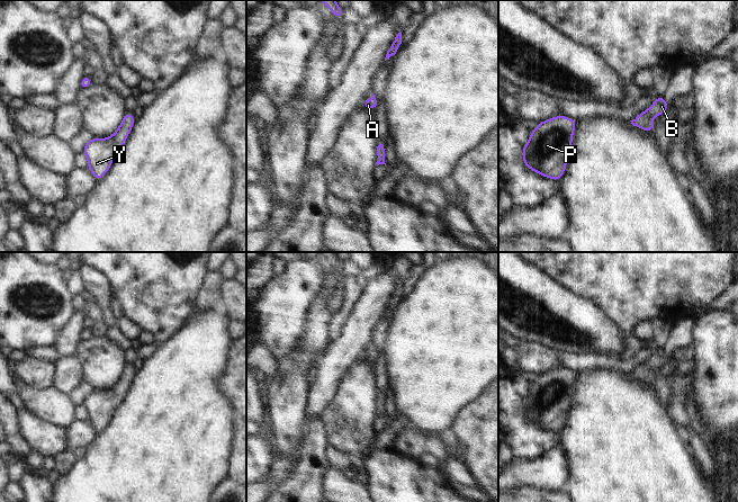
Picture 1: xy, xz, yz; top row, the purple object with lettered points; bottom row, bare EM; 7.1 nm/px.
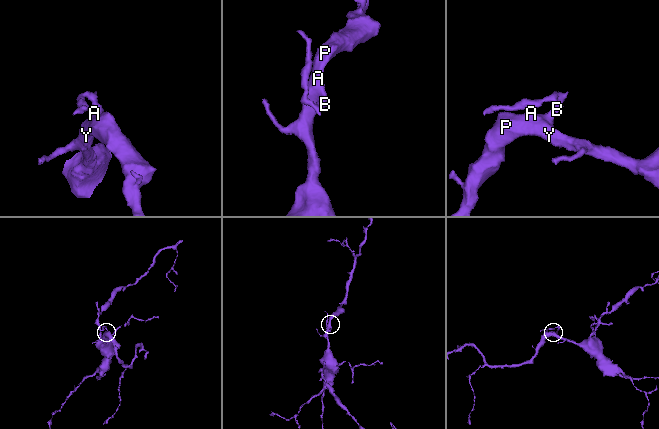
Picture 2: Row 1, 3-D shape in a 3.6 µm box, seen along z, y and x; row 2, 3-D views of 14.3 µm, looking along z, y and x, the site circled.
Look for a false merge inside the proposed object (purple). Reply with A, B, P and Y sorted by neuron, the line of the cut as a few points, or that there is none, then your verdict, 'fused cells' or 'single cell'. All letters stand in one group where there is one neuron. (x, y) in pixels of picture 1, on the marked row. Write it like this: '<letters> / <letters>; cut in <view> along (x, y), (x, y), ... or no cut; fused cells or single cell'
A B P Y; no cut; single cell

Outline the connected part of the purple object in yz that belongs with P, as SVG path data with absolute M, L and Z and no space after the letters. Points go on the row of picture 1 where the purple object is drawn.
M559 115L538 123L522 150L524 165L559 181L572 152L576 119Z

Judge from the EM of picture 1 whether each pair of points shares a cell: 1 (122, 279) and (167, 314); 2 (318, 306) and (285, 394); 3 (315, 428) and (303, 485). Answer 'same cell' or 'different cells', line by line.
1: same cell
2: same cell
3: same cell

